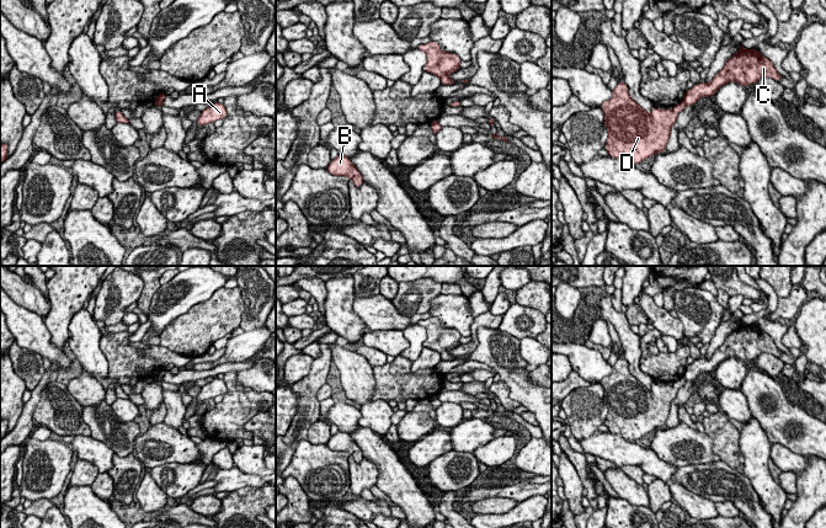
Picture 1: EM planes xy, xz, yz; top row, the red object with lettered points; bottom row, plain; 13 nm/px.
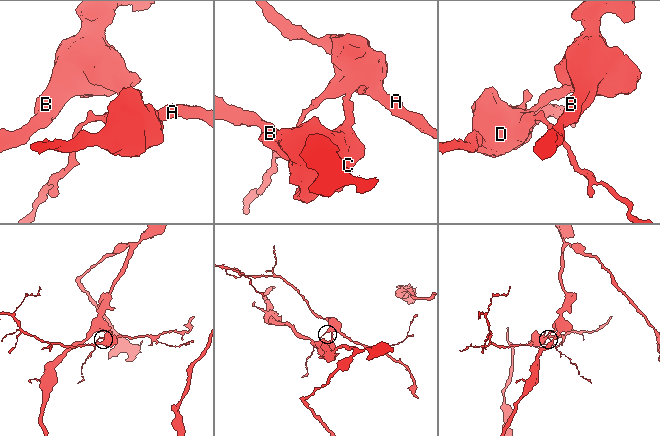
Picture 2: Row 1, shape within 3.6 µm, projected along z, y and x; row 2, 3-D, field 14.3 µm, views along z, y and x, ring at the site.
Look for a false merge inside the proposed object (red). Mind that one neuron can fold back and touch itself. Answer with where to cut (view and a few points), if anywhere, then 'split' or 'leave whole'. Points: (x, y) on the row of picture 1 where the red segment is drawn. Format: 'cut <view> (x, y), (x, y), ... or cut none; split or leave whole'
cut yz (683, 100), (686, 105); split

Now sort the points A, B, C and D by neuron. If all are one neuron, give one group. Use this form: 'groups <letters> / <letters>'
groups A D / B C

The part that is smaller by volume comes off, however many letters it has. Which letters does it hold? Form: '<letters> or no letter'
A, D

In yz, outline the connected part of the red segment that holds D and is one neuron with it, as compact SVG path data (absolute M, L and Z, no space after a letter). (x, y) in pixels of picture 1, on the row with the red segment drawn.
M618 82L612 97L601 105L608 139L608 155L635 166L657 153L664 153L684 101L672 110L654 107L649 114L629 95L625 82Z

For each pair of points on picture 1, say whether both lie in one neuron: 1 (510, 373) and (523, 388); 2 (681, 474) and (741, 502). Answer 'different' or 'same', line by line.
1: same
2: same

